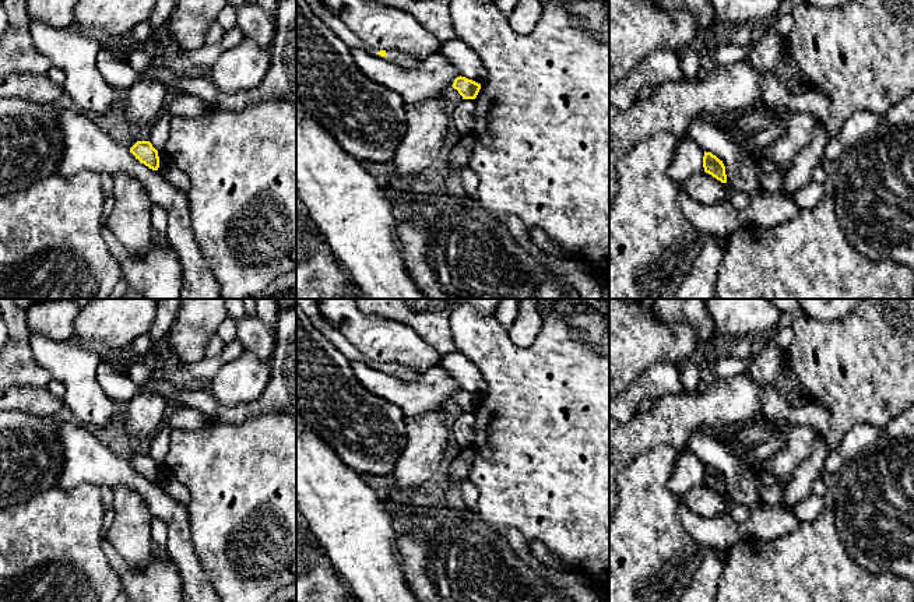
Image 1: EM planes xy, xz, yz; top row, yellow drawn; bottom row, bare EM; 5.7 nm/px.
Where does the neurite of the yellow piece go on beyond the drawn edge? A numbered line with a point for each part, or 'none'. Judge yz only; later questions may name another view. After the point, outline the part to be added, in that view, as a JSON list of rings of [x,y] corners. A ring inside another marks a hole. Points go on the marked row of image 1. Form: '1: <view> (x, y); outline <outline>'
none

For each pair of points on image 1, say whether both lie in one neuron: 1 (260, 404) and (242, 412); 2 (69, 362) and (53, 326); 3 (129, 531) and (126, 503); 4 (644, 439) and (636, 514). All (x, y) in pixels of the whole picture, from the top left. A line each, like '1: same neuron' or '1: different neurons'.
1: same neuron
2: different neurons
3: same neuron
4: different neurons

